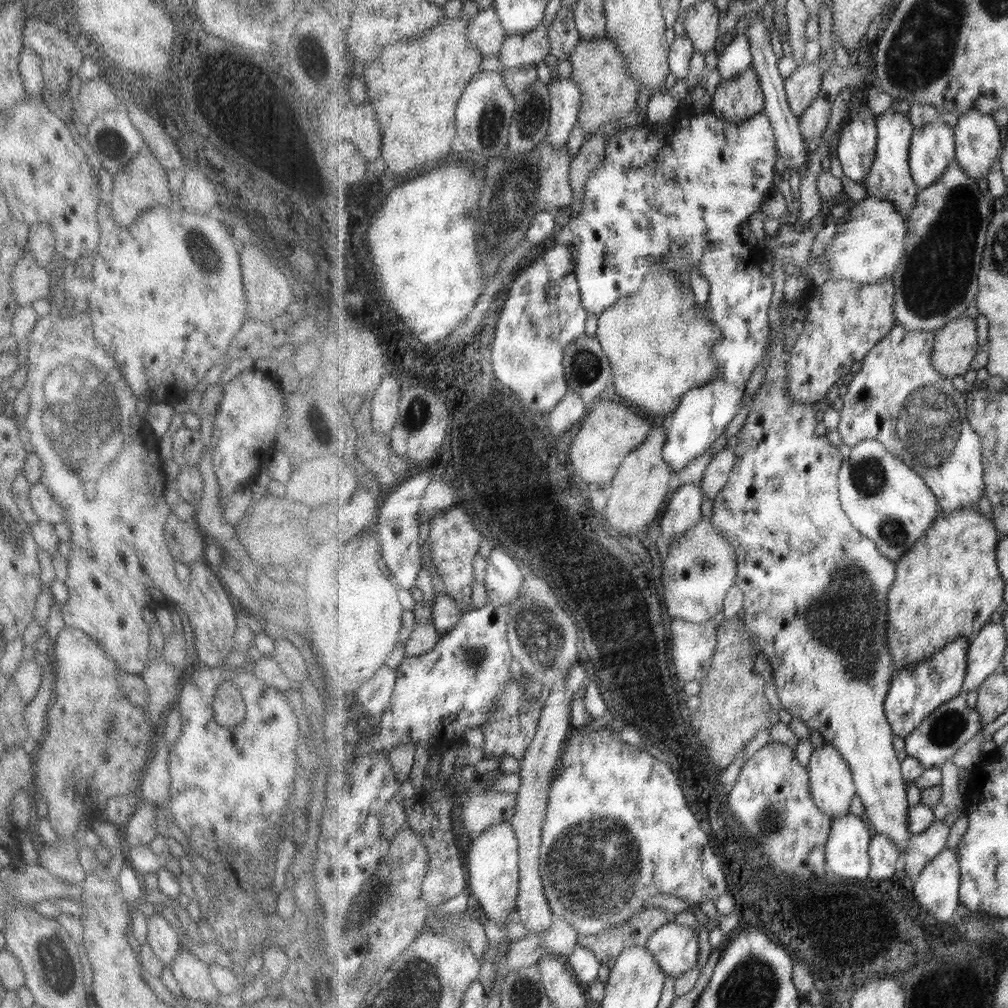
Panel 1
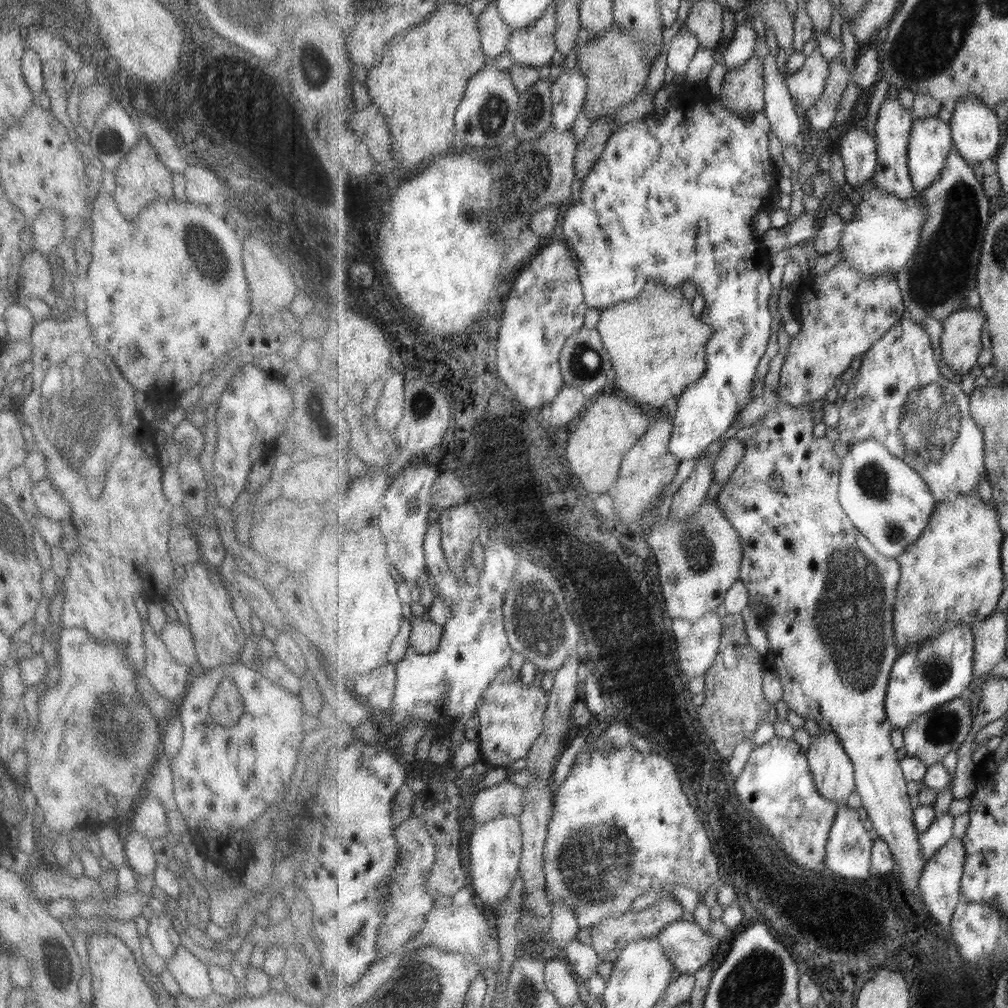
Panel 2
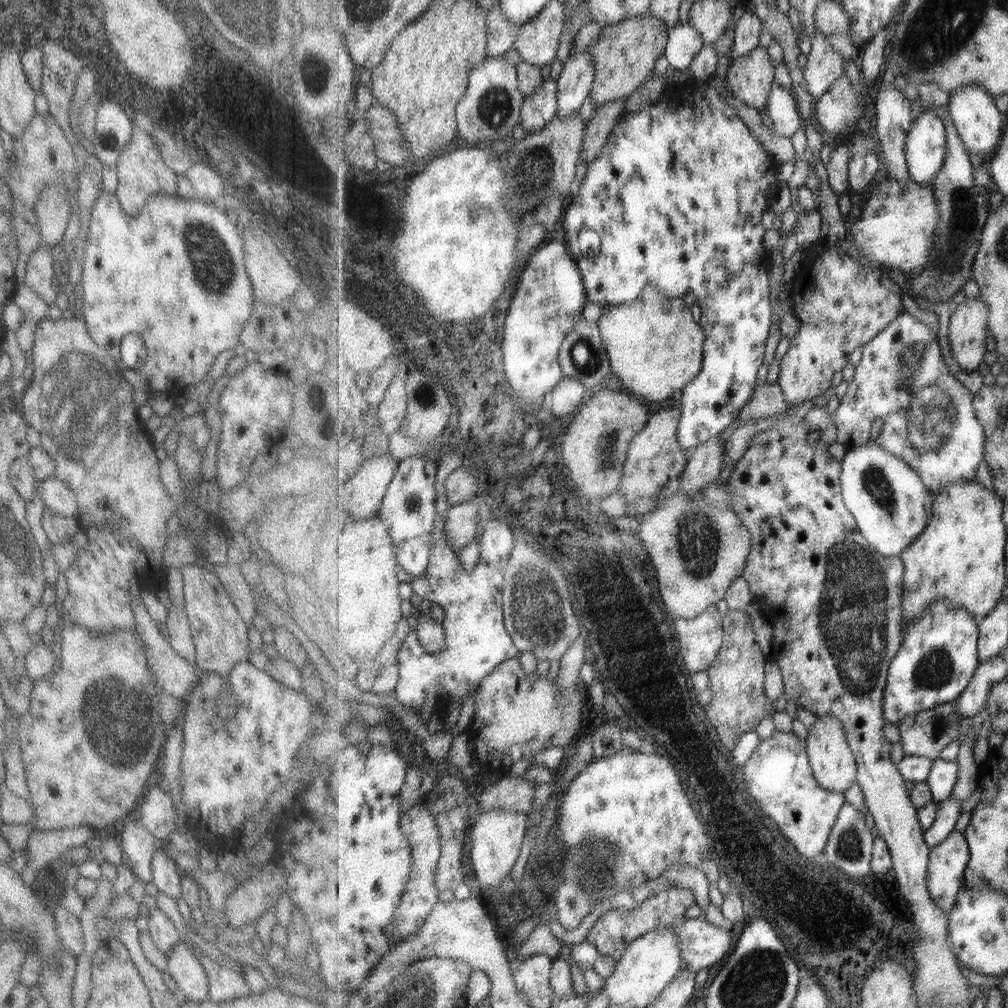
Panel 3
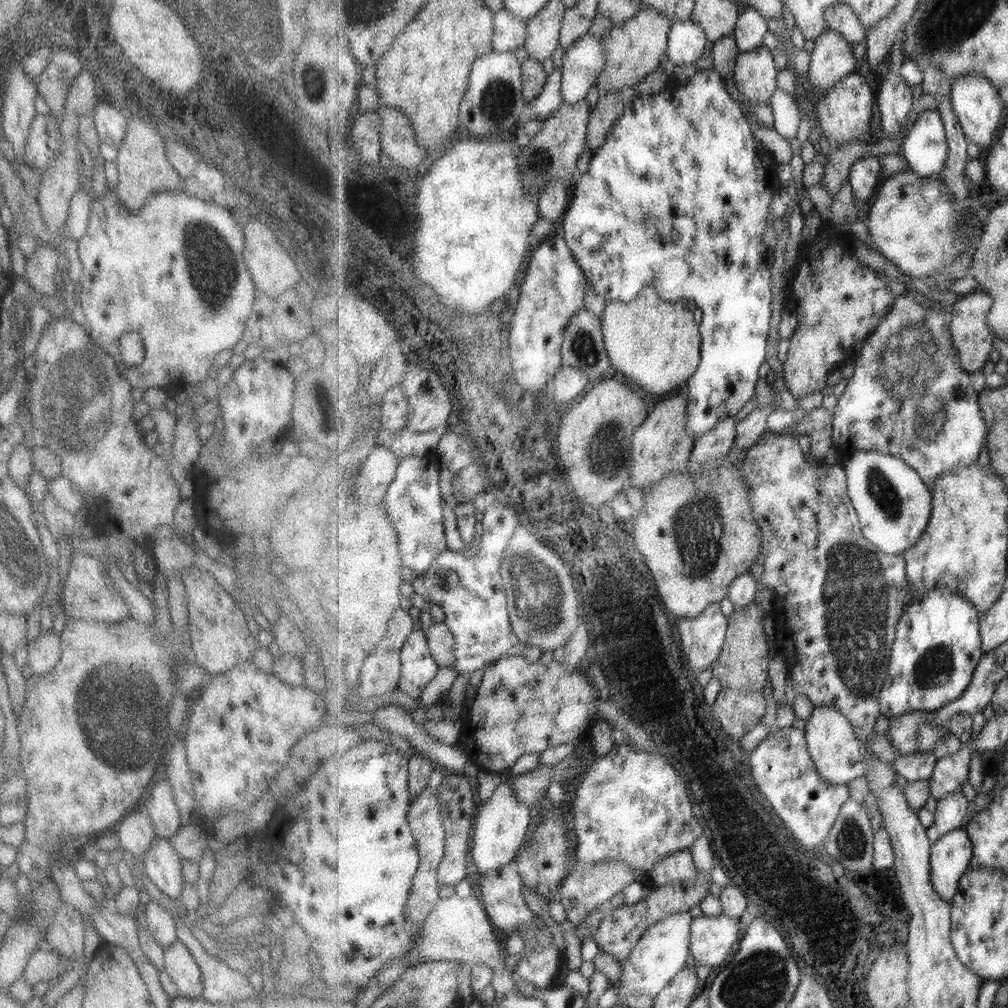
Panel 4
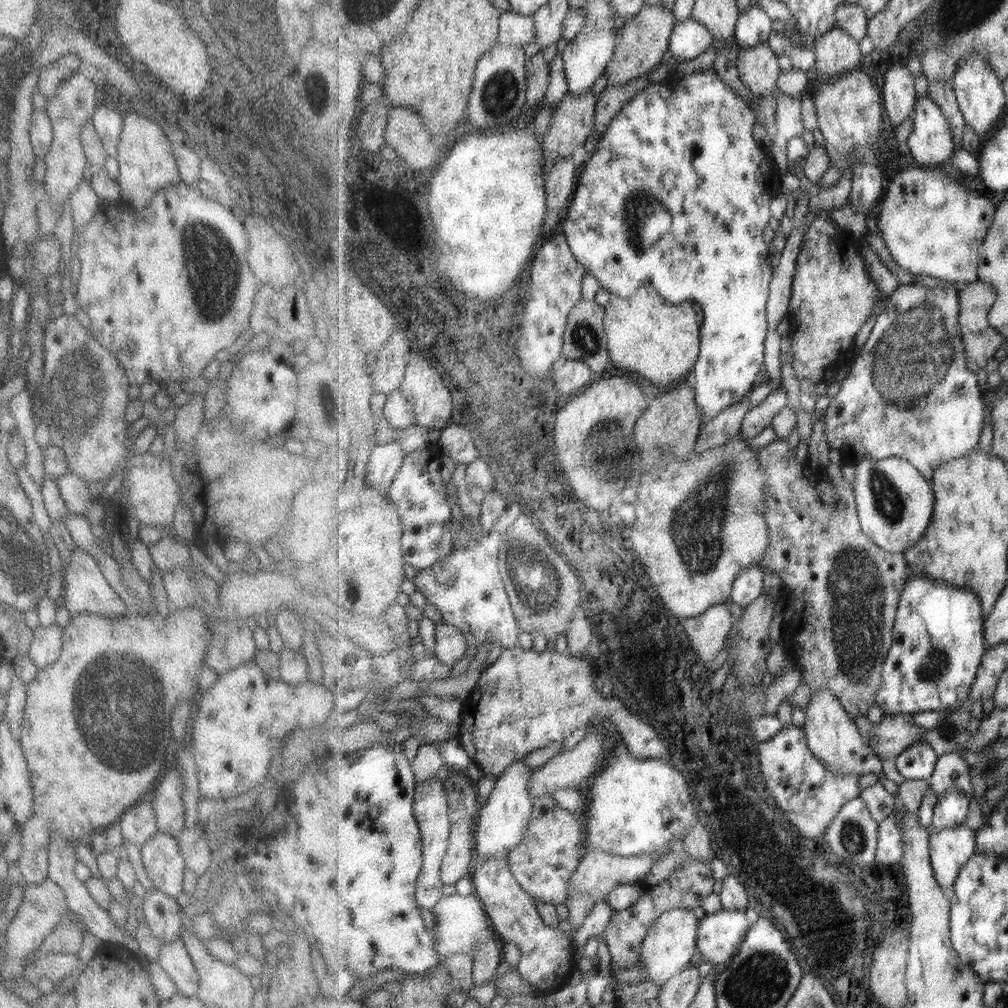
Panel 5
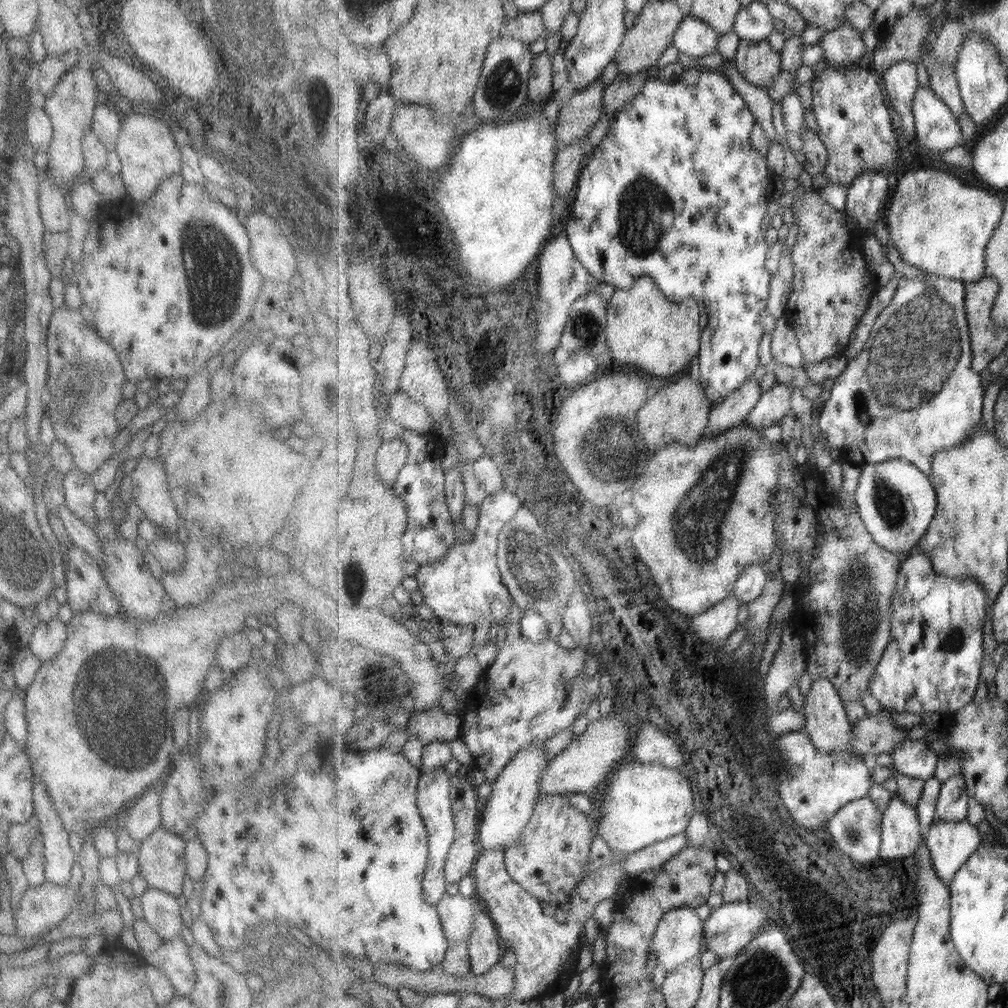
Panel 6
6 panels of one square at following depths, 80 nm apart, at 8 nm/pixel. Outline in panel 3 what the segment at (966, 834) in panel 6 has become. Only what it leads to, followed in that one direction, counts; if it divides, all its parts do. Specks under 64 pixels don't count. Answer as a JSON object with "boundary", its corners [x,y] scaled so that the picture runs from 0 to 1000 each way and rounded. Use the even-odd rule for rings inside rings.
{"boundary":[[[948,823],[938,835],[924,842],[920,879],[930,900],[939,907],[950,896],[962,846],[959,830]]]}

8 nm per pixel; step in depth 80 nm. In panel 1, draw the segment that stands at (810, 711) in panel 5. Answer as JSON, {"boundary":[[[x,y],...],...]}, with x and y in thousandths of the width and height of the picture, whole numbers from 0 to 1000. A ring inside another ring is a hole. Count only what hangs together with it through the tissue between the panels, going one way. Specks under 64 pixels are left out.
{"boundary":[[[819,736],[814,742],[808,742],[804,756],[803,771],[806,790],[809,798],[816,808],[821,808],[826,812],[835,812],[843,806],[845,794],[851,789],[847,768],[844,767],[840,755],[835,748],[826,740],[825,736]]]}

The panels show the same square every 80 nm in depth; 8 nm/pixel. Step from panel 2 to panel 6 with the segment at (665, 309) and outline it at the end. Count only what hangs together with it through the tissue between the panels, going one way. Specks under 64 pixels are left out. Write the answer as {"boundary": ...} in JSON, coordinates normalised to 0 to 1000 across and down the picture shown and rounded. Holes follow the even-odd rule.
{"boundary":[[[637,274],[632,278],[627,288],[618,289],[610,286],[610,292],[603,302],[603,318],[601,321],[601,343],[605,346],[610,361],[626,361],[624,366],[632,365],[635,369],[655,373],[662,378],[672,375],[683,368],[688,355],[692,355],[697,328],[693,321],[693,300],[681,297],[676,301],[664,299],[658,288],[645,274]]]}

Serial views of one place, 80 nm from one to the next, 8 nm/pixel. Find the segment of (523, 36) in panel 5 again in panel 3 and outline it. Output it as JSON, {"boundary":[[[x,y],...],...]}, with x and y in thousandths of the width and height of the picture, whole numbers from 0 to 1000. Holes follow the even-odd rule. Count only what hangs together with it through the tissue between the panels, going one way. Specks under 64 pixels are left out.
{"boundary":[[[491,6],[484,11],[483,30],[484,56],[495,57],[509,48],[514,37],[515,25],[498,14],[496,6]]]}

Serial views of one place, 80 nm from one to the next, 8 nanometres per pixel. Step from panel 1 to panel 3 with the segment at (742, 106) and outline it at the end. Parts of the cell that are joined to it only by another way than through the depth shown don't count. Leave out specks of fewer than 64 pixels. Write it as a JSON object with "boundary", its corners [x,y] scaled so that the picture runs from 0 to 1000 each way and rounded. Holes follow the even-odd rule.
{"boundary":[[[757,47],[725,61],[719,74],[721,87],[733,99],[751,108],[760,107],[769,77],[770,63]]]}

